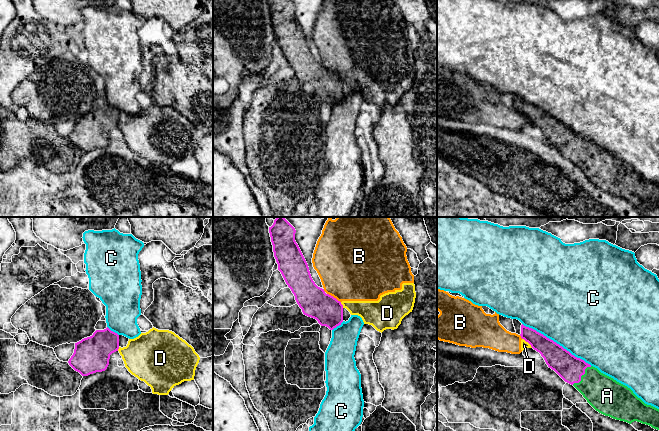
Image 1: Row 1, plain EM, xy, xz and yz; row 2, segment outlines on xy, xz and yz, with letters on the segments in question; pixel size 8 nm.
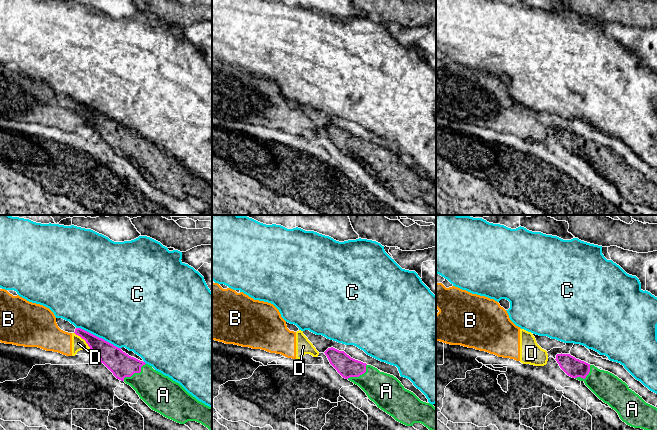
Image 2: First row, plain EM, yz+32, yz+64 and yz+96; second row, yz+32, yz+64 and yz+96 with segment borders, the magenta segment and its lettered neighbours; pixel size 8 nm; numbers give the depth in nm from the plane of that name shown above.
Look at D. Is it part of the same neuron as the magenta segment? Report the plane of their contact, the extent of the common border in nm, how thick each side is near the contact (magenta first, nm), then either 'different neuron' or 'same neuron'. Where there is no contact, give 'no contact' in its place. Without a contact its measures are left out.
yz | 120 nm | 180/60 nm | different neuron

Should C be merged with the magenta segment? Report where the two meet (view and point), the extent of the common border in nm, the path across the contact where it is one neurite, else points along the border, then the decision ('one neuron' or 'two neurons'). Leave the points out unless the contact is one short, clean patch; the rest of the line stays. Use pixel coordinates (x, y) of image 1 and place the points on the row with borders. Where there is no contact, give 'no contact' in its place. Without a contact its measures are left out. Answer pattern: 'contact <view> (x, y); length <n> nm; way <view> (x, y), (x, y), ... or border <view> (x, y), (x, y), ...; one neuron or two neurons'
contact yz (556, 343); length 650 nm; two neurons

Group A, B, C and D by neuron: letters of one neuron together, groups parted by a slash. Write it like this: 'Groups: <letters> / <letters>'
Groups: A / B D / C

